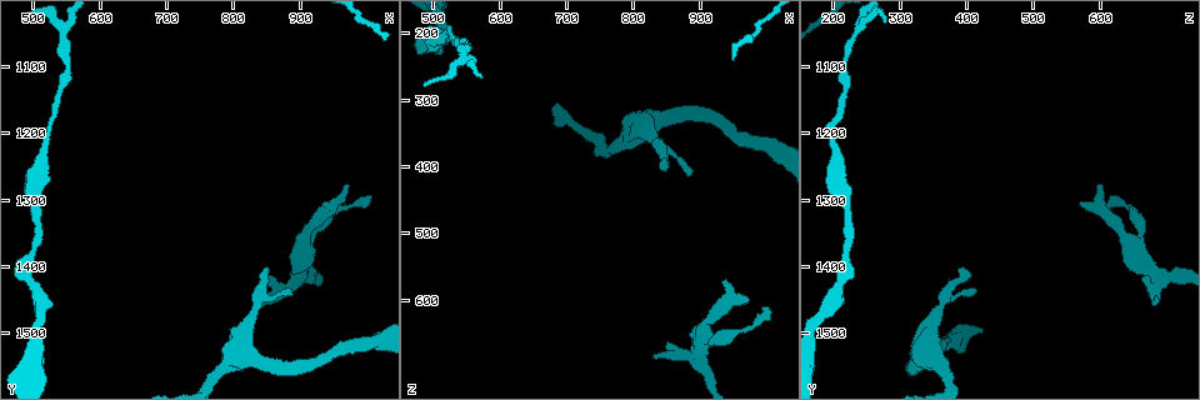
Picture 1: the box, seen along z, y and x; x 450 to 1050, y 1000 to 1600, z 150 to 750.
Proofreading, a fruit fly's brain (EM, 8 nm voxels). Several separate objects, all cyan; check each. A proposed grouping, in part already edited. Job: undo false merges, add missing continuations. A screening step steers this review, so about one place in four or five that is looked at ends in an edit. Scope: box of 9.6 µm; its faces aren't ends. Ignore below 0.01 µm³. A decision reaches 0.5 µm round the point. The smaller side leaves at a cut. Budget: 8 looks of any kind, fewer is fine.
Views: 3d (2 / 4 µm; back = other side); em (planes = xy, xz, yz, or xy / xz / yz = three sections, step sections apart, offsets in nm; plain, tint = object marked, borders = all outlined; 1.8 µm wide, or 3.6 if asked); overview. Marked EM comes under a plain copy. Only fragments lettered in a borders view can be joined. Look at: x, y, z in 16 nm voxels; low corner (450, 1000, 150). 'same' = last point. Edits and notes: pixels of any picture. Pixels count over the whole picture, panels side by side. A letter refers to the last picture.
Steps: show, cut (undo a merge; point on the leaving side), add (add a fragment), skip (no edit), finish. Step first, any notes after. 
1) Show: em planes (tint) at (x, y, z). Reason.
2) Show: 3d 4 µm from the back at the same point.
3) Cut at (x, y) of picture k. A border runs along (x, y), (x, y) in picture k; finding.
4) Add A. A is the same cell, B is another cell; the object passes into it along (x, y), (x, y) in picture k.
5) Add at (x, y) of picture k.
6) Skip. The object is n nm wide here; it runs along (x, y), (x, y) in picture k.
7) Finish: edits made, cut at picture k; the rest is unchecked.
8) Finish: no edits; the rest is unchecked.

Show: 3d 2 µm at (930, 1305, 570). Free end.

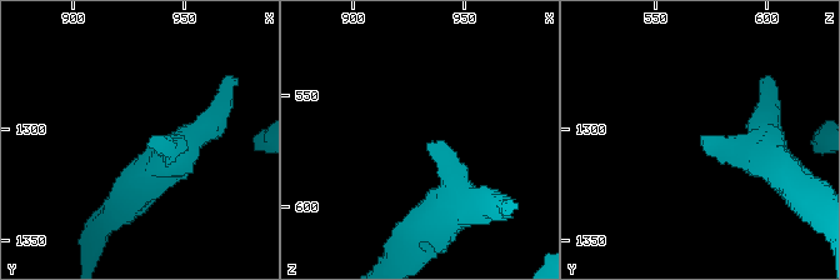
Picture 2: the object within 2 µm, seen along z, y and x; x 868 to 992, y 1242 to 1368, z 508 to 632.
Show: em xz step 4 (tint) at (934, 1303, 571).

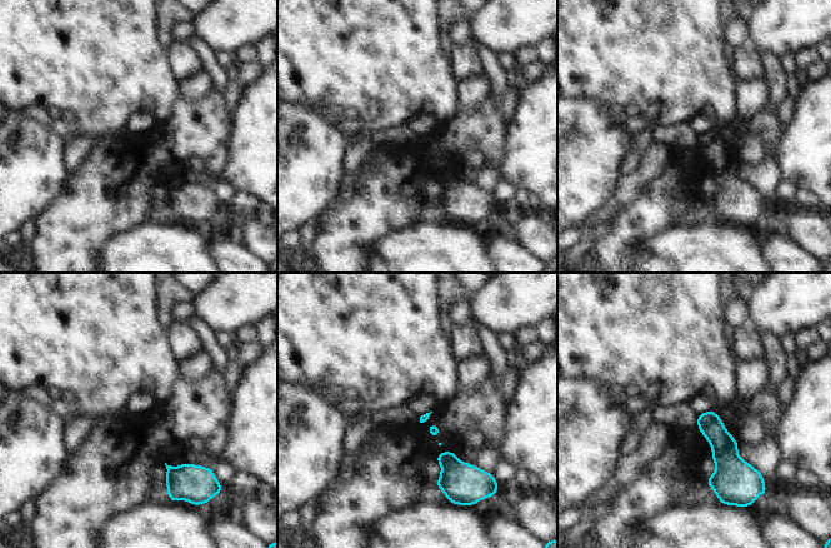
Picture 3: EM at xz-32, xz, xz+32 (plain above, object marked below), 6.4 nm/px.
Show: em xz step 4 (borders) at the same point. See the neighbours.

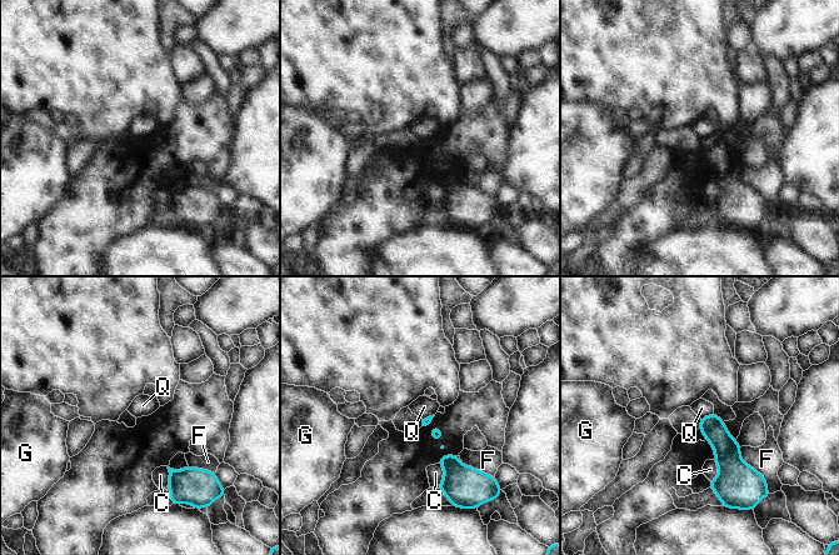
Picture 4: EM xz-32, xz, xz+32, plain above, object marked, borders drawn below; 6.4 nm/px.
Skip. C, F, G and Q are other cells; a border runs along (713, 413), (700, 419) in picture 4; no lettered fragment goes on from it.

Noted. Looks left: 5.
Show: em planes (borders) at (850, 1415, 670). Free end.

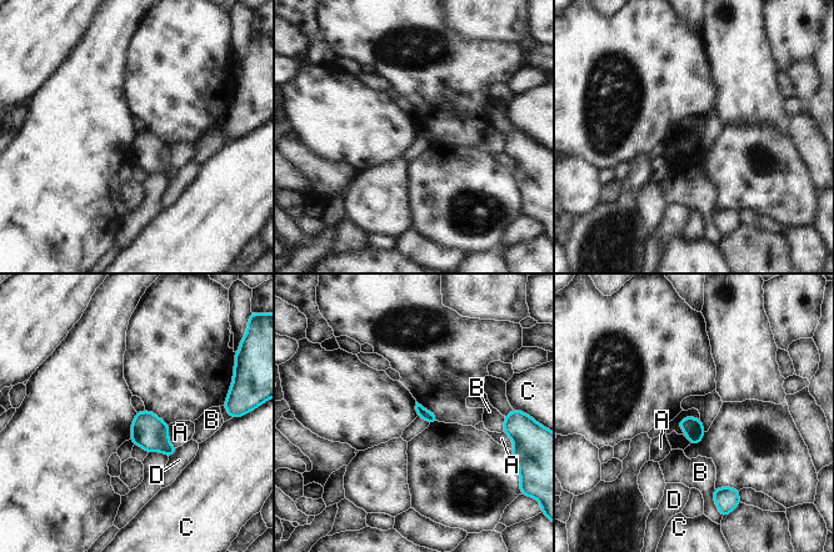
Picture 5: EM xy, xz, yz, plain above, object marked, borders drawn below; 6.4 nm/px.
Skip. The longest contact is with A, 160 nm; A, B, C and D are other cells; a border runs along (168, 425), (168, 441), (176, 447) in picture 5; none of them fits.

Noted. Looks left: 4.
Show: 3d 2 µm at (880, 1435, 415). Free end.

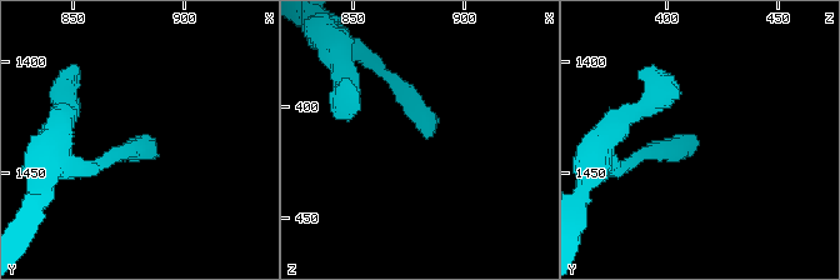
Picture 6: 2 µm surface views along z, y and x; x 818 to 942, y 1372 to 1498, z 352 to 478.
Show: em planes (borders) at (884, 1437, 416).

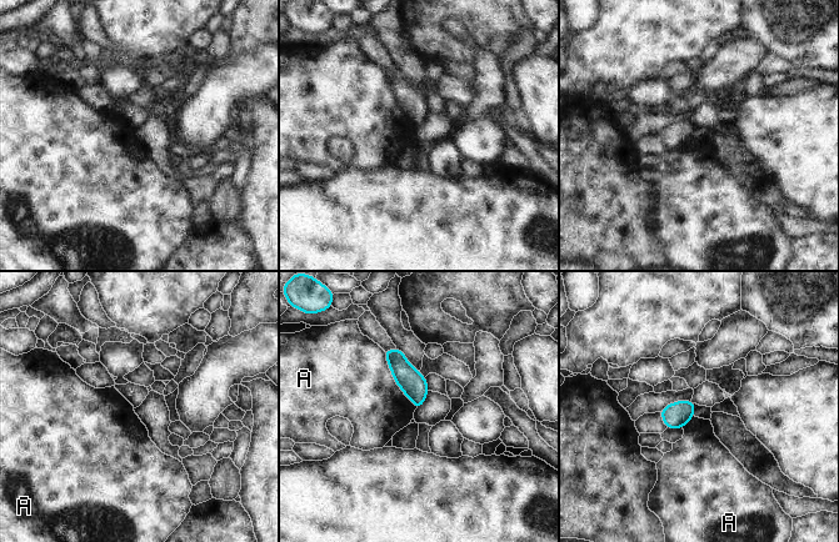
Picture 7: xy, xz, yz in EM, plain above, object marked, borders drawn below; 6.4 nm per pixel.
Skip. A is another cell; a border runs along (383, 351), (394, 382), (416, 407) in picture 7; no lettered fragment goes on from it.

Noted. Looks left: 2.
Show: 3d 4 µm from the back at (545, 1045, 240). Three-way junction.

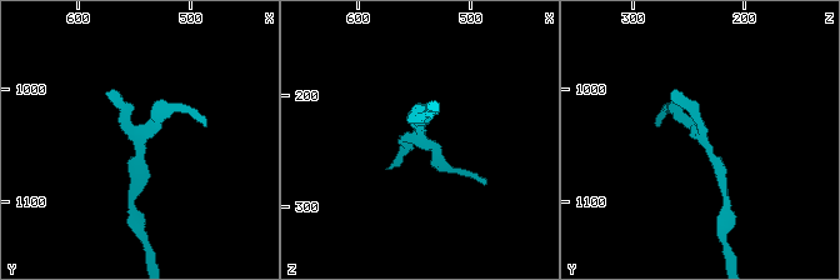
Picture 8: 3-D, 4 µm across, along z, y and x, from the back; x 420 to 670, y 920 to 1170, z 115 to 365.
Show: em planes (borders) at (546, 1046, 234). 3 arms meet here.

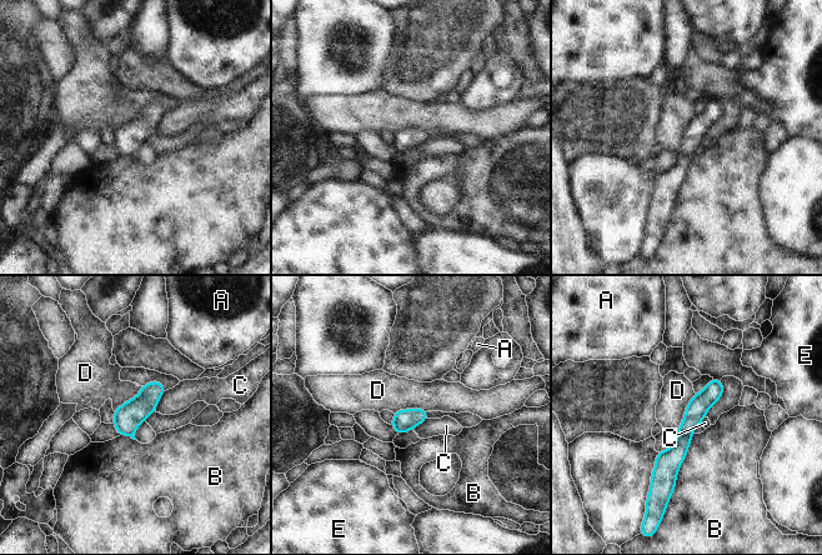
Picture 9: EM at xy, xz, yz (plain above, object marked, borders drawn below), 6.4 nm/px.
Skip. A, B, C, D and E are other cells; a border runs along (695, 393), (676, 430) in picture 9; one neuron here.

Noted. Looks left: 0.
Finish: no edits; the rest is unchecked.

